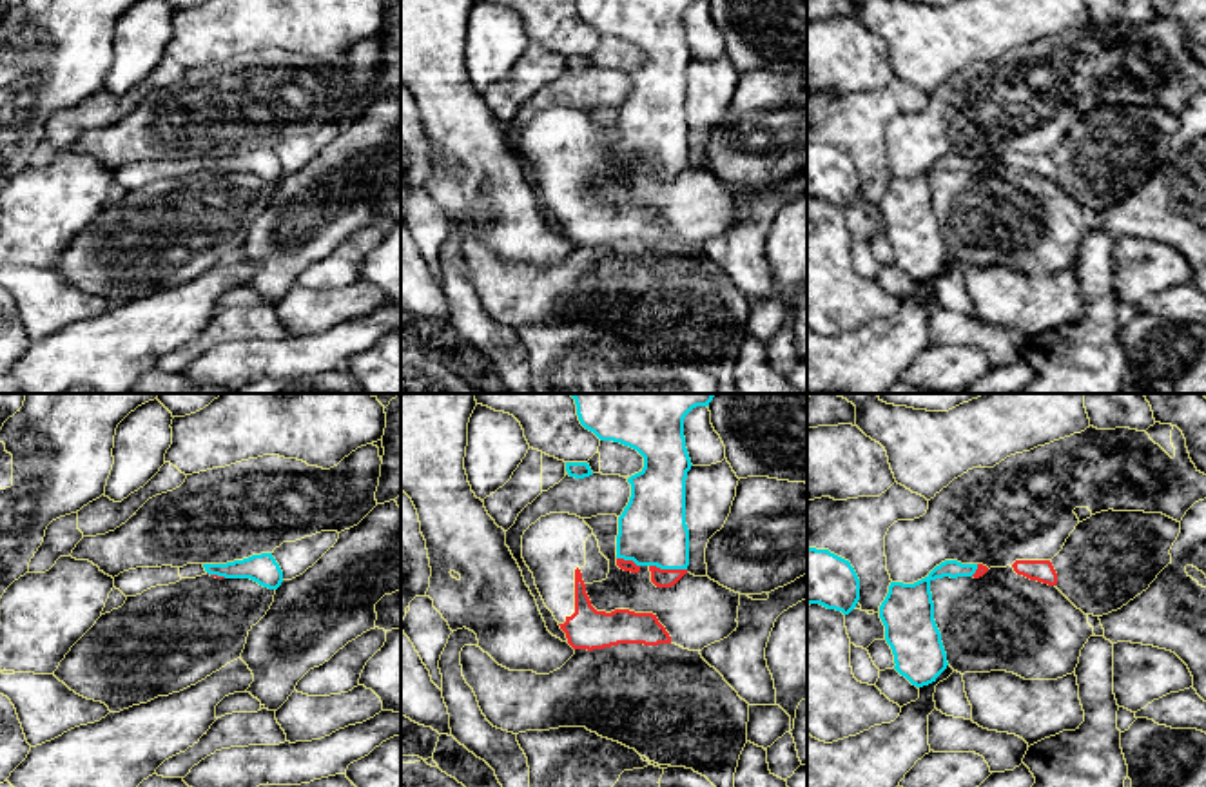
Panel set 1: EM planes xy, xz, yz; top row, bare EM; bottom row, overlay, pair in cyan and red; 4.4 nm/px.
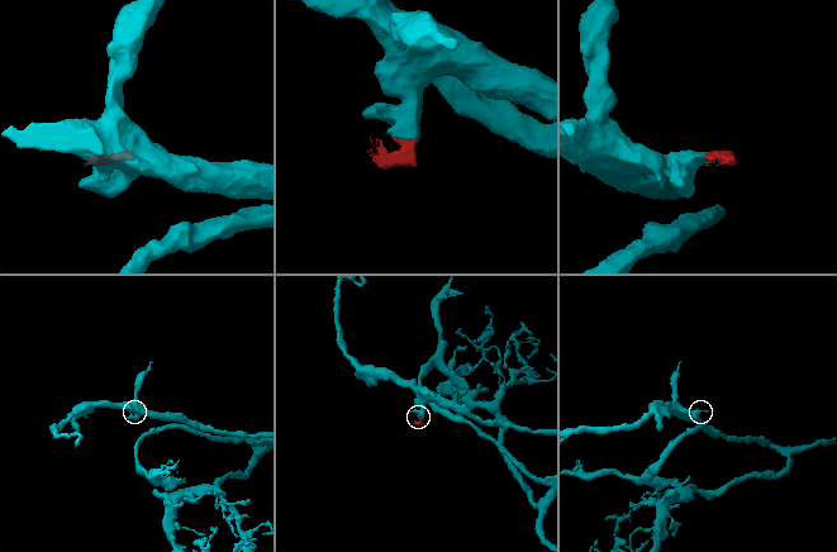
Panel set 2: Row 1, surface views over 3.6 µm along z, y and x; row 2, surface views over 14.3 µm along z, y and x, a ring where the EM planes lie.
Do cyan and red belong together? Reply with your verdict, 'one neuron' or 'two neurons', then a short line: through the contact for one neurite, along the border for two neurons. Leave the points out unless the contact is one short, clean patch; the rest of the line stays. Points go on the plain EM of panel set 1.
one neuron; line xz (651, 124), (666, 144), (668, 162), (659, 171)

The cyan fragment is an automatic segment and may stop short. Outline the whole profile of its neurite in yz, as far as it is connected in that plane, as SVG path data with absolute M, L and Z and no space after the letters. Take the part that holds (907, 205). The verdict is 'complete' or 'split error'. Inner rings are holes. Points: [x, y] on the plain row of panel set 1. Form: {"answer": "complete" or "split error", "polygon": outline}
{"answer": "split error", "polygon": "M945 154L914 178L890 176L880 199L885 234L894 248L894 263L912 279L923 281L947 263L947 247L934 214L930 176L950 170L979 172L988 165L983 158Z"}

